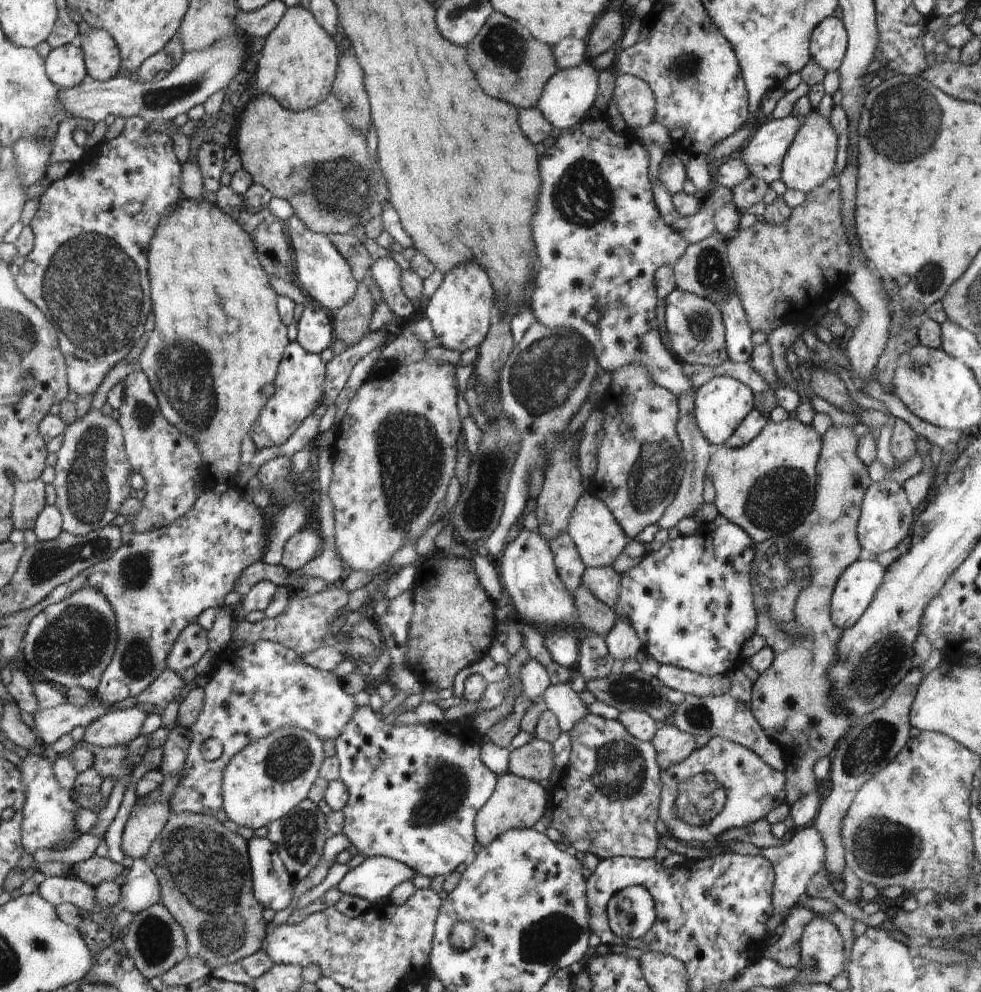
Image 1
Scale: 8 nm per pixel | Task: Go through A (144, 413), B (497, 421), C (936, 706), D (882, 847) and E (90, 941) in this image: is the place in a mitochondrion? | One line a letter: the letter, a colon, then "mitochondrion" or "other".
A: mitochondrion
B: mitochondrion
C: other
D: mitochondrion
E: other

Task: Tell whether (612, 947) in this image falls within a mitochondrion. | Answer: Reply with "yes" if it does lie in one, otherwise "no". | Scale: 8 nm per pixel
no

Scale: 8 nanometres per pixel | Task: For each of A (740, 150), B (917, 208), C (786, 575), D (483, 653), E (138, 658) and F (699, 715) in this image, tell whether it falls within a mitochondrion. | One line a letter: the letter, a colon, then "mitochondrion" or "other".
A: other
B: other
C: mitochondrion
D: other
E: mitochondrion
F: mitochondrion

